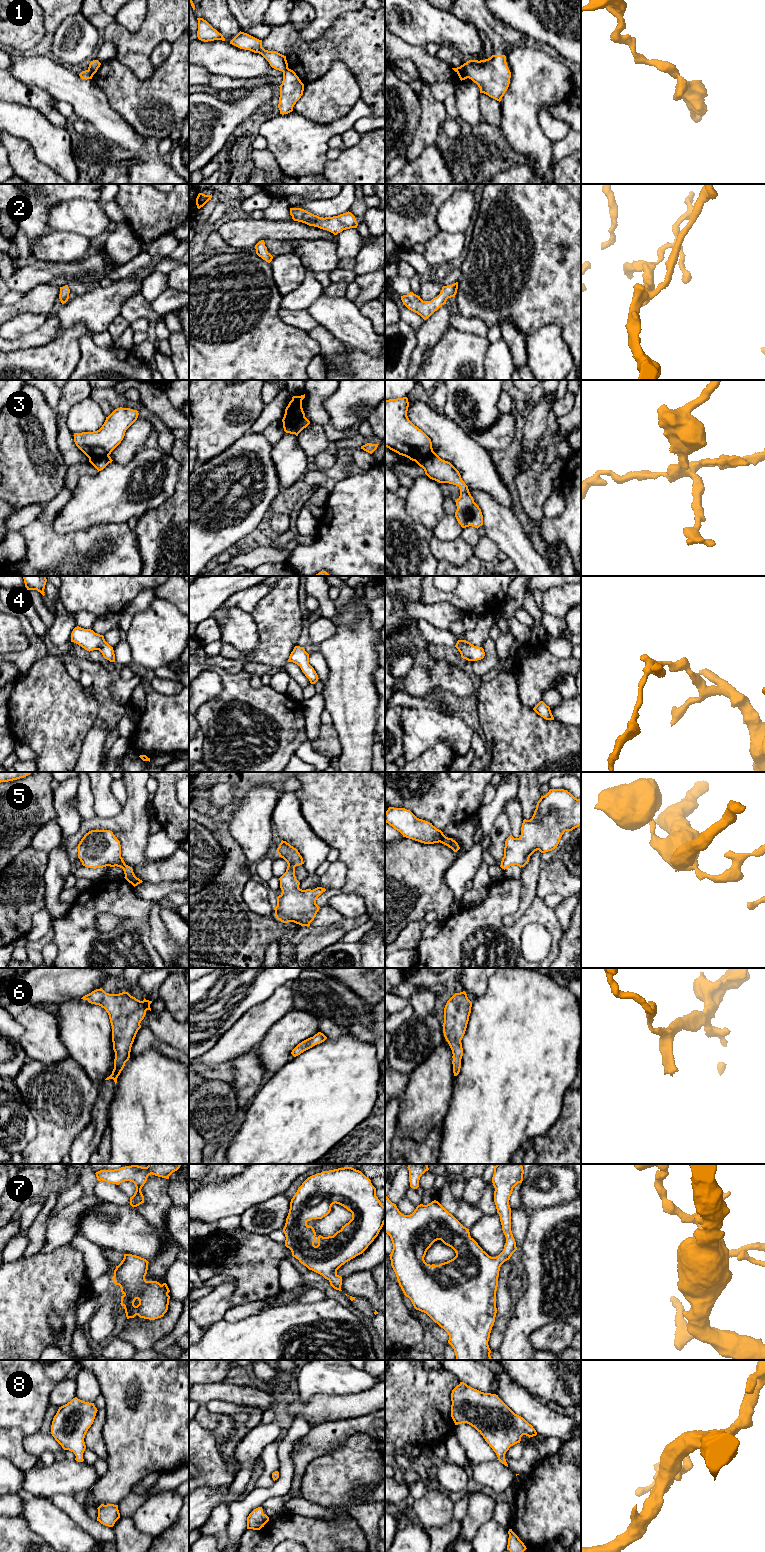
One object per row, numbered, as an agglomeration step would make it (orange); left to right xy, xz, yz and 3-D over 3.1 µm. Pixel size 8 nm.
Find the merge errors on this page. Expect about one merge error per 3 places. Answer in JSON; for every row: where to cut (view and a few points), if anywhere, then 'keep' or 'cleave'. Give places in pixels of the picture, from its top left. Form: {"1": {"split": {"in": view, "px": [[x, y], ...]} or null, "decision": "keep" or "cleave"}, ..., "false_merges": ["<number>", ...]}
{"1": {"split": {"in": "yz", "px": [[462, 65], [468, 77]]}, "decision": "cleave"}, "2": {"split": null, "decision": "keep"}, "3": {"split": {"in": "xz", "px": [[304, 415], [301, 417], [290, 416], [283, 423]]}, "decision": "cleave"}, "4": {"split": null, "decision": "keep"}, "5": {"split": null, "decision": "keep"}, "6": {"split": null, "decision": "keep"}, "7": {"split": null, "decision": "keep"}, "8": {"split": null, "decision": "keep"}, "false_merges": ["1", "3"]}

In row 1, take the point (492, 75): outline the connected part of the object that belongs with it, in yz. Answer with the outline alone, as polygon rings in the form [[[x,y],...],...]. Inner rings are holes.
[[[492,55],[480,61],[469,60],[463,64],[463,67],[468,78],[480,88],[480,93],[501,101],[511,78],[505,55]]]

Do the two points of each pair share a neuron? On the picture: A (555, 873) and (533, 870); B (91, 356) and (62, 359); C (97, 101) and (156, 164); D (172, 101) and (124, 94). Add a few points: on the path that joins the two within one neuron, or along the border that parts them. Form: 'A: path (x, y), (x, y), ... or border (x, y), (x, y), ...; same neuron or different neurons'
A: border (544, 864), (539, 873), (536, 894); different neurons
B: border (85, 334), (79, 339), (80, 359), (73, 369); different neurons
C: border (146, 155), (133, 159); different neurons
D: path (160, 101), (136, 100); same neuron

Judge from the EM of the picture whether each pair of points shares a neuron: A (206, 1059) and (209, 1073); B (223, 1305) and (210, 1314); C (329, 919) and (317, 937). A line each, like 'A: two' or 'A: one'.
A: two
B: one
C: two

